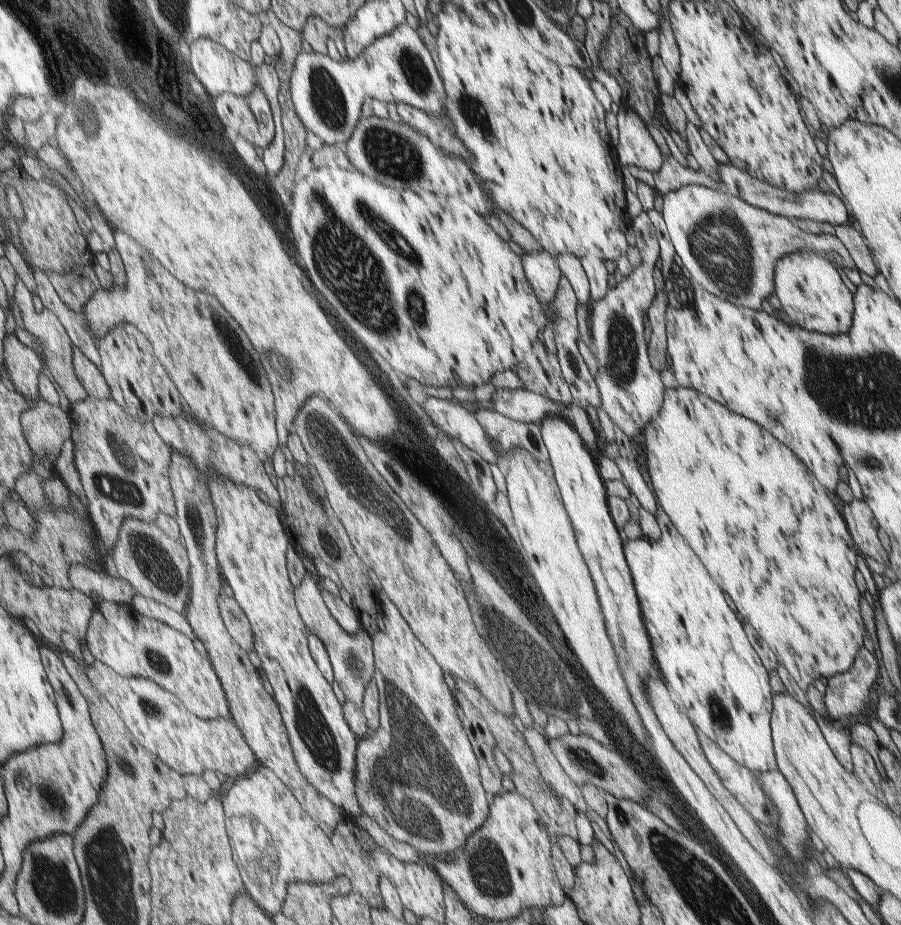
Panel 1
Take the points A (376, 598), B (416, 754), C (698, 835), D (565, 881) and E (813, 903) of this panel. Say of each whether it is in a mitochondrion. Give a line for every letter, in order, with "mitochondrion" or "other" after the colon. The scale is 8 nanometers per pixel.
A: other
B: mitochondrion
C: mitochondrion
D: other
E: other

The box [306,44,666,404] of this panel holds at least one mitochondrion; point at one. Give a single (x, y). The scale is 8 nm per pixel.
(393, 153)

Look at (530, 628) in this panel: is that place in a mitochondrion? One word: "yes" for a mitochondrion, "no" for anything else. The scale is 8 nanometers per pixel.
yes

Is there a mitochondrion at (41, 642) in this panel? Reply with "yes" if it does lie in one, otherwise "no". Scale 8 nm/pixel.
no

